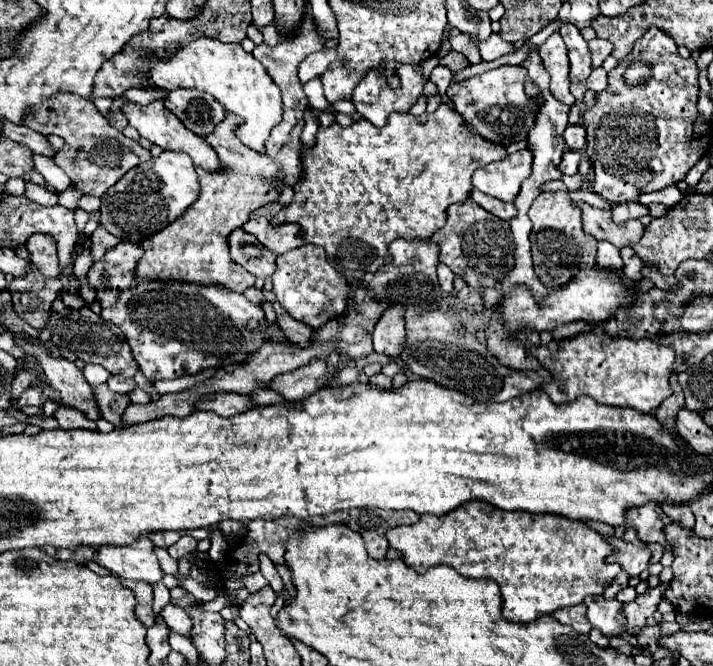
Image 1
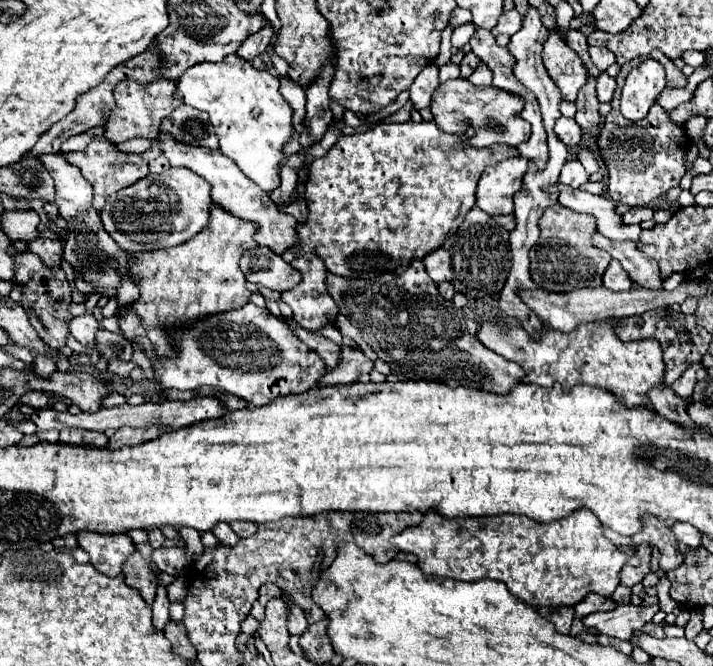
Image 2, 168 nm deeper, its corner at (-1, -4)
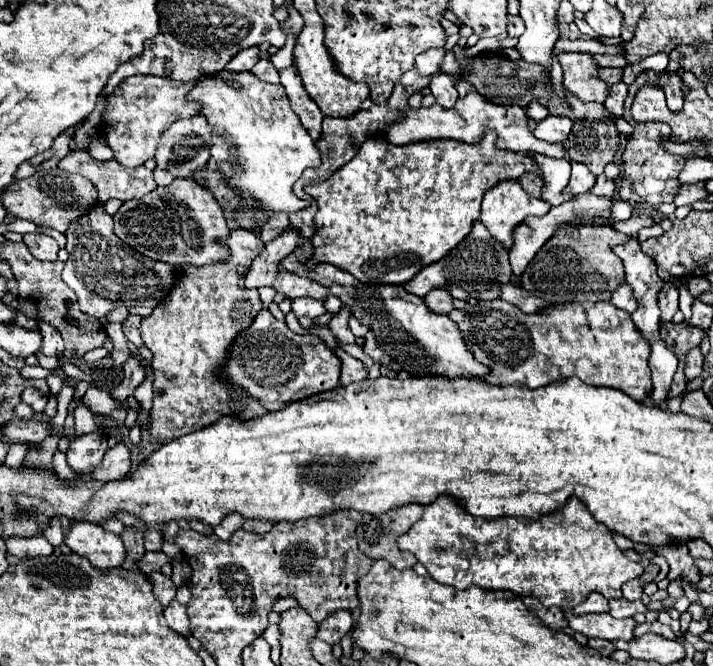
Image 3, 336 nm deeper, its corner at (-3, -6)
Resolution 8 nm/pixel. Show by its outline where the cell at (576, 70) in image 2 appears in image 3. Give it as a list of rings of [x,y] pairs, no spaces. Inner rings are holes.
[[[558,53],[556,55],[564,71],[564,87],[580,101],[604,103],[608,97],[608,85],[596,75],[596,61],[588,53]]]

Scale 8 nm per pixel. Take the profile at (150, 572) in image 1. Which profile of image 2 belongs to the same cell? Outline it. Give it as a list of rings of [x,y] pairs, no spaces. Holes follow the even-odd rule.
[[[76,533],[78,545],[90,555],[90,563],[106,573],[108,577],[116,577],[122,571],[122,563],[130,557],[136,547],[132,539],[124,535],[102,535],[102,533]]]

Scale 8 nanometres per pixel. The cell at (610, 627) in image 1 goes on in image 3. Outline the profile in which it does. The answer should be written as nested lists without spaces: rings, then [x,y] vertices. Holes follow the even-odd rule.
[[[592,593],[592,595],[588,595],[586,599],[584,599],[584,603],[580,603],[580,605],[576,605],[574,609],[572,609],[572,613],[574,615],[586,615],[586,613],[606,613],[608,611],[608,601],[604,599],[604,595],[600,595],[600,593]]]

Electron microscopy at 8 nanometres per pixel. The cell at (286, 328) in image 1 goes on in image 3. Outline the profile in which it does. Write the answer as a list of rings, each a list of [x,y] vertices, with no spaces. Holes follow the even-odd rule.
[[[332,349],[336,353],[336,357],[342,361],[342,371],[340,371],[340,385],[350,385],[352,381],[362,381],[368,377],[368,371],[364,369],[362,361],[350,357],[346,351],[342,349]]]

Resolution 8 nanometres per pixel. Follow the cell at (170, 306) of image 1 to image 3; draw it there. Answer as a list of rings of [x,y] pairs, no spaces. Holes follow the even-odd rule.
[[[262,309],[252,325],[234,339],[228,361],[220,367],[218,375],[222,381],[236,383],[236,387],[248,391],[248,395],[256,397],[264,409],[278,411],[292,401],[338,387],[340,359],[320,337],[298,335],[290,331],[286,323],[276,321],[268,309]]]

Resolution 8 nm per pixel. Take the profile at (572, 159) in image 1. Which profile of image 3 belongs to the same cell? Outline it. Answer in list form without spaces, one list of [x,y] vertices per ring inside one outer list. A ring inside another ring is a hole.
[[[572,163],[572,177],[570,177],[570,183],[568,183],[568,191],[572,195],[580,195],[580,193],[586,193],[590,191],[590,187],[594,185],[596,177],[586,169],[586,165],[582,163]]]

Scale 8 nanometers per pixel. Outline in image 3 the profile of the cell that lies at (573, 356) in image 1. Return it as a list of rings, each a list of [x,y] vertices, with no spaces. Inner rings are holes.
[[[502,299],[496,301],[480,301],[472,305],[468,311],[468,317],[458,323],[460,331],[464,333],[464,339],[468,343],[468,349],[474,353],[476,361],[490,367],[490,375],[486,377],[488,383],[496,385],[526,385],[530,389],[538,389],[544,385],[550,385],[560,379],[568,379],[576,375],[588,385],[602,385],[620,389],[626,395],[630,395],[634,401],[644,401],[652,389],[650,385],[650,347],[648,341],[640,335],[638,327],[632,323],[632,317],[628,311],[618,309],[612,303],[568,303],[568,305],[554,305],[546,313],[522,313],[512,303],[506,303]]]

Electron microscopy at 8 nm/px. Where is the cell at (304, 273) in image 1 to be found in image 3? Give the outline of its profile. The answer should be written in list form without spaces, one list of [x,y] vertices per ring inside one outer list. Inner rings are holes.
[[[304,297],[304,299],[294,299],[292,301],[292,311],[294,315],[300,319],[300,317],[310,317],[310,319],[316,319],[320,315],[326,313],[326,307],[324,307],[324,301],[320,299],[310,299],[310,297]]]

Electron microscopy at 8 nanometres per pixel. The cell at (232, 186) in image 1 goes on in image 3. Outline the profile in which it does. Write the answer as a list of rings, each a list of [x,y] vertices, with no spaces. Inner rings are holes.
[[[234,229],[226,243],[230,251],[226,261],[204,267],[180,265],[168,297],[154,307],[152,315],[142,319],[140,333],[154,355],[150,433],[158,443],[194,433],[224,415],[248,421],[268,413],[258,399],[216,377],[216,369],[226,361],[234,337],[246,329],[262,309],[258,291],[246,289],[244,285],[250,263],[264,251],[262,239],[248,229]]]

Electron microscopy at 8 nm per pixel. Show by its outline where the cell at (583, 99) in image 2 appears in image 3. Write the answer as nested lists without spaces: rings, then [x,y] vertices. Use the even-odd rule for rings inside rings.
[[[576,121],[568,137],[566,153],[570,159],[584,163],[596,177],[602,175],[604,165],[614,159],[620,149],[616,125],[604,121]]]

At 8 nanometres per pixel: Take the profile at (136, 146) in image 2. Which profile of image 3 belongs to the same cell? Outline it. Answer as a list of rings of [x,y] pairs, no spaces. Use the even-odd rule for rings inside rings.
[[[92,143],[88,147],[88,151],[94,159],[100,159],[100,161],[108,161],[114,157],[114,151],[110,151],[110,147],[106,143]]]

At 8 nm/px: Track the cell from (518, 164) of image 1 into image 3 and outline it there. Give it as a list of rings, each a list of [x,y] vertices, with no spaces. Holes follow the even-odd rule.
[[[506,179],[504,183],[496,183],[496,187],[490,187],[486,193],[484,193],[484,199],[482,199],[482,215],[480,215],[480,221],[488,227],[488,231],[492,233],[492,237],[496,237],[500,243],[504,243],[506,247],[512,245],[512,229],[524,221],[524,217],[528,215],[546,215],[550,211],[550,203],[542,201],[542,199],[536,199],[532,195],[528,195],[524,191],[524,187],[520,185],[518,179]]]

